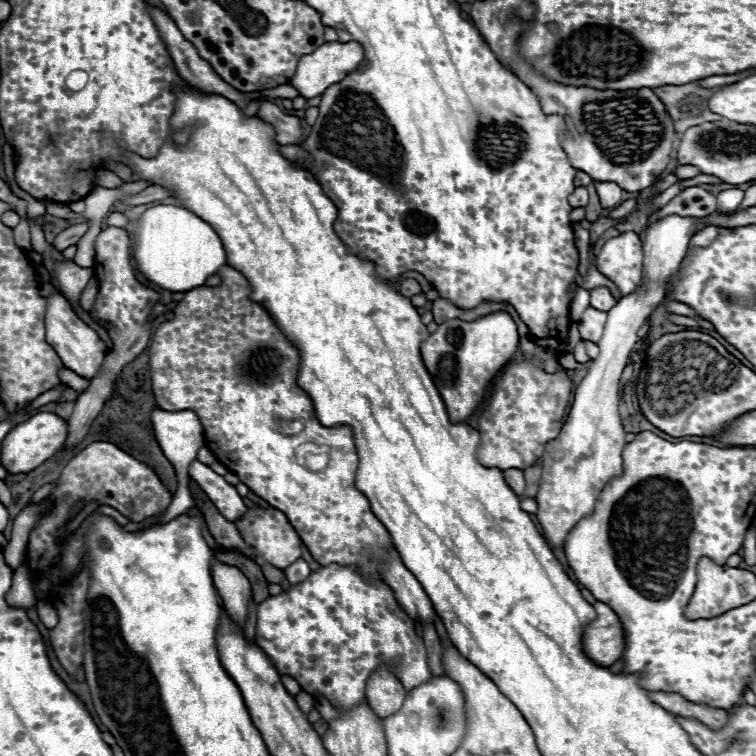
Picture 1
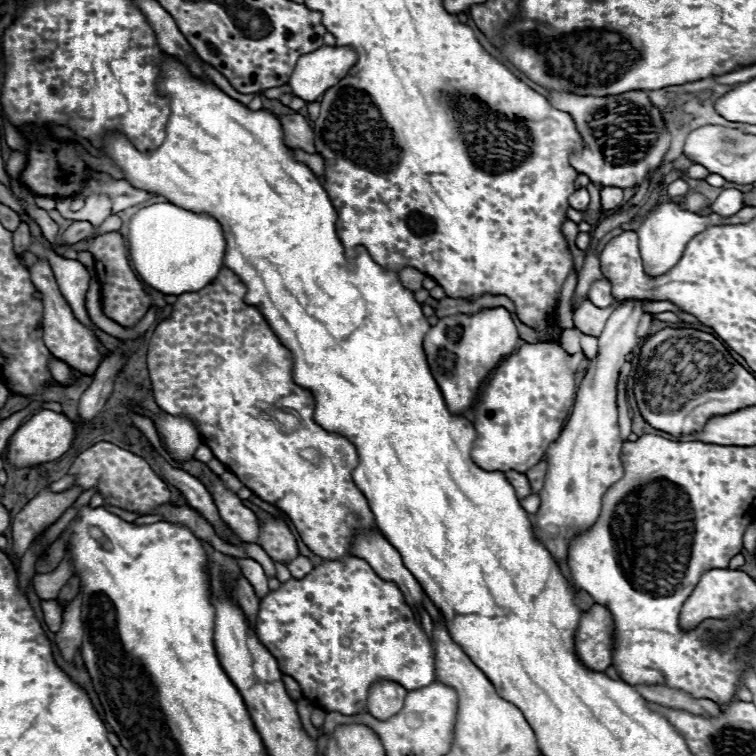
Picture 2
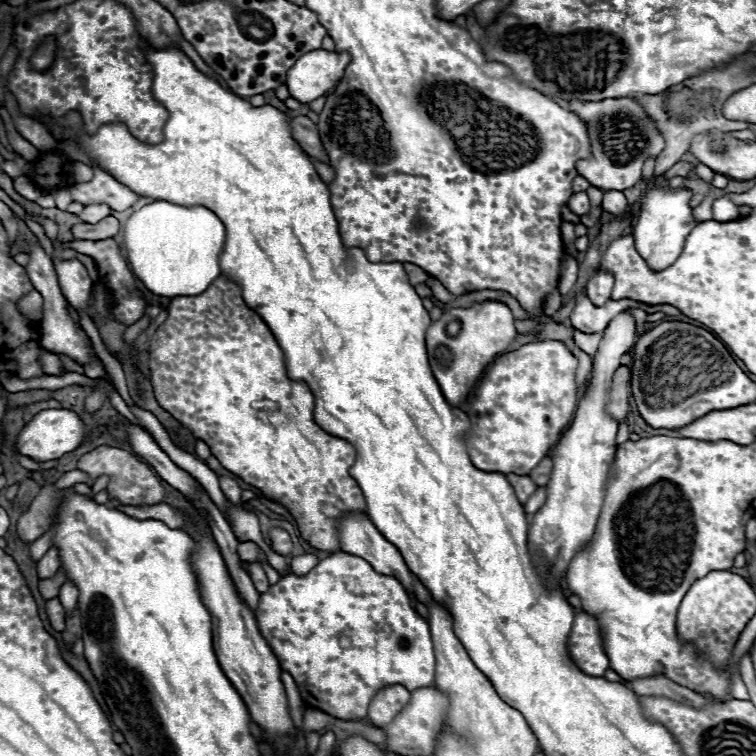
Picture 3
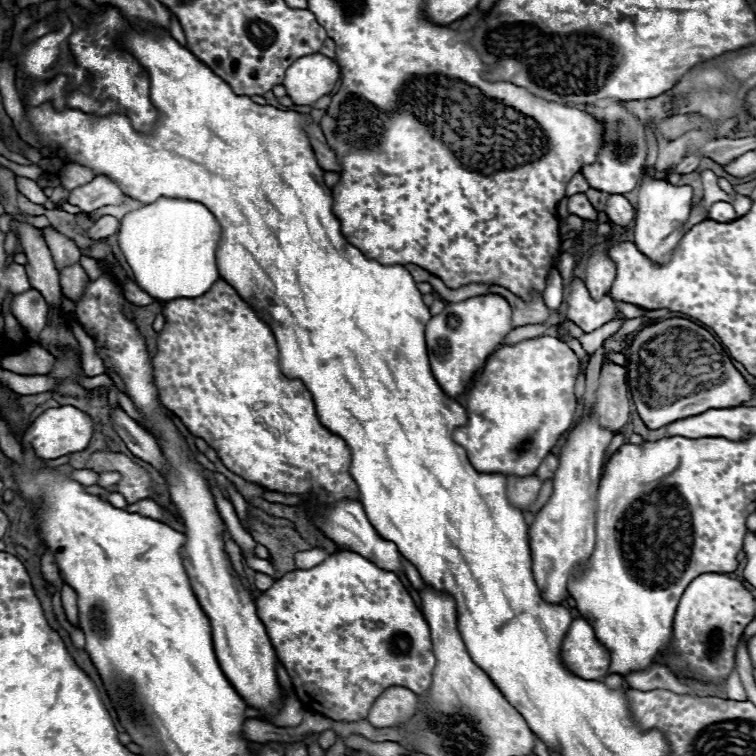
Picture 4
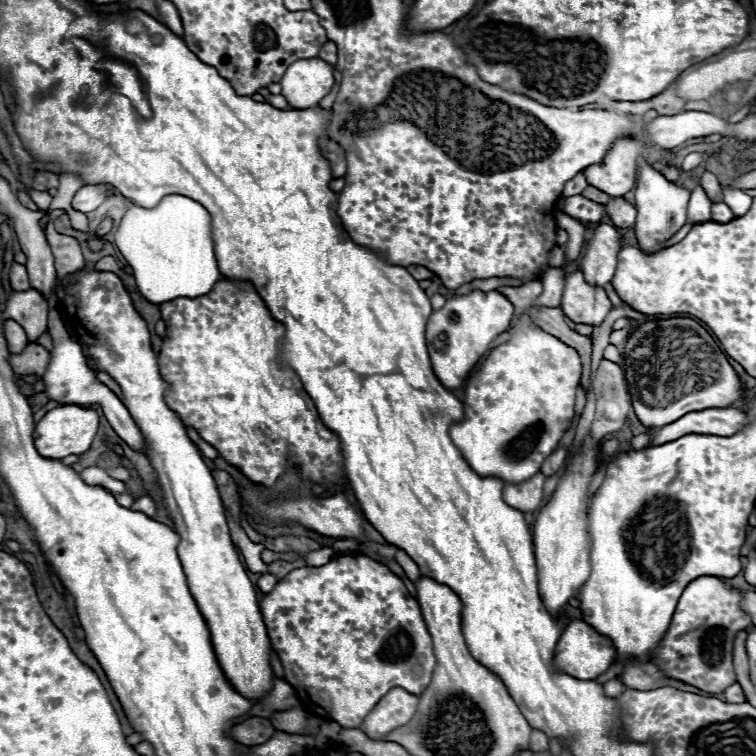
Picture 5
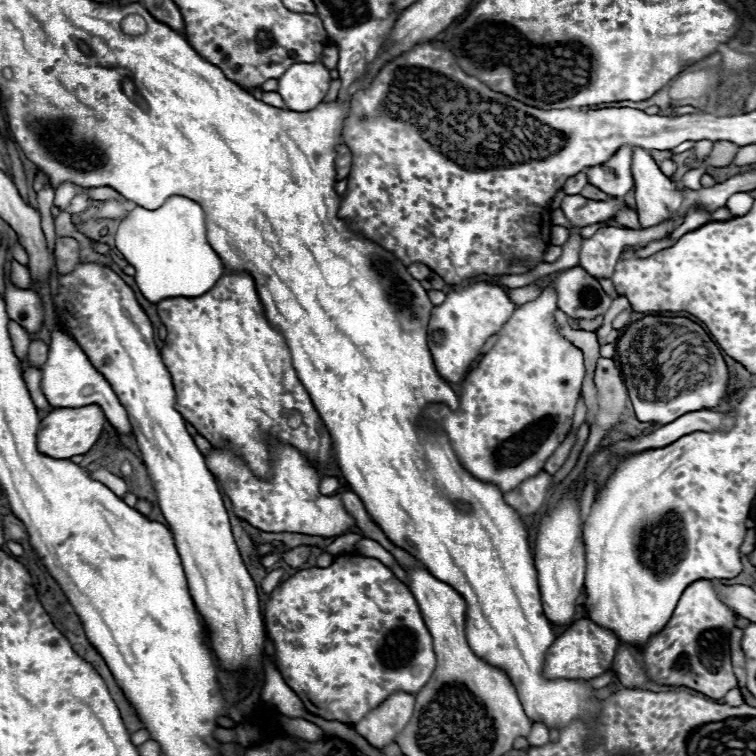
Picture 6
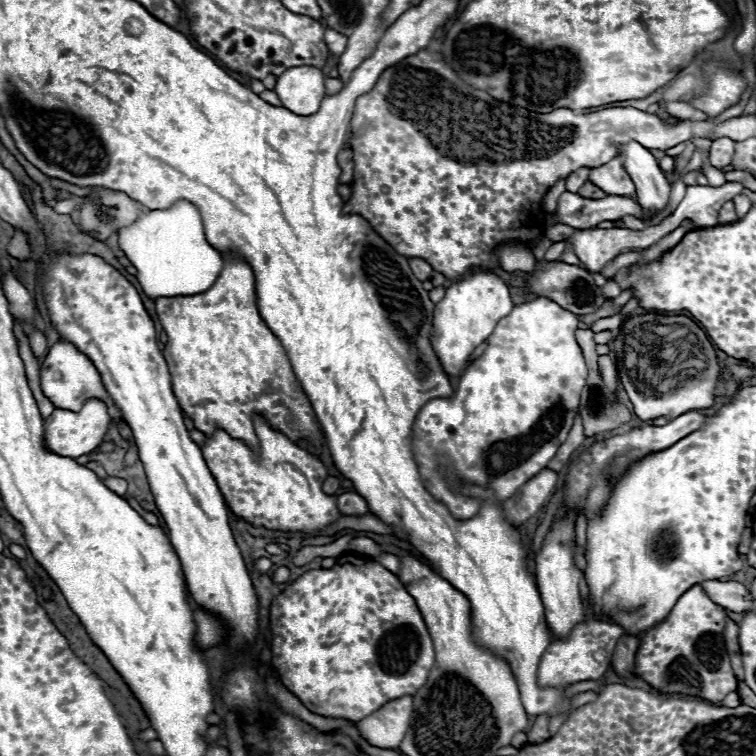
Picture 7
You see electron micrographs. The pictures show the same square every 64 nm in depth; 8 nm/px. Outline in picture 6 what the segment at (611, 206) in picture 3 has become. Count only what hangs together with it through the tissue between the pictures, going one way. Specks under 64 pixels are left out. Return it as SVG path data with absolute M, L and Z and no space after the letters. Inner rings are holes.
M624 208L624 210L620 210L618 214L616 214L616 218L614 218L620 226L624 226L624 228L632 228L632 230L638 230L640 228L640 222L638 222L638 214L634 212L634 210L630 210L630 208Z

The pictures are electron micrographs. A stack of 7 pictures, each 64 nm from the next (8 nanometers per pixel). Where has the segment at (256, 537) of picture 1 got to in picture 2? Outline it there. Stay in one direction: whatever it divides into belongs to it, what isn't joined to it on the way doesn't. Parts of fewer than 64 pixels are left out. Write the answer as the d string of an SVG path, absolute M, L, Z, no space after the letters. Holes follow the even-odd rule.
M282 518L266 520L260 526L260 546L268 552L272 560L280 560L284 564L298 556L296 538Z

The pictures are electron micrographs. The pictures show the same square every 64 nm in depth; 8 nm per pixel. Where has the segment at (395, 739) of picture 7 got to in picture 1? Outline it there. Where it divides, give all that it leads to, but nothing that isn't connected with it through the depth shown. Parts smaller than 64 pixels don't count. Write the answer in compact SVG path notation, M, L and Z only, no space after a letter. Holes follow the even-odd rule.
M386 668L376 670L366 684L366 702L380 718L392 716L396 710L400 710L404 696L406 696L404 686Z

